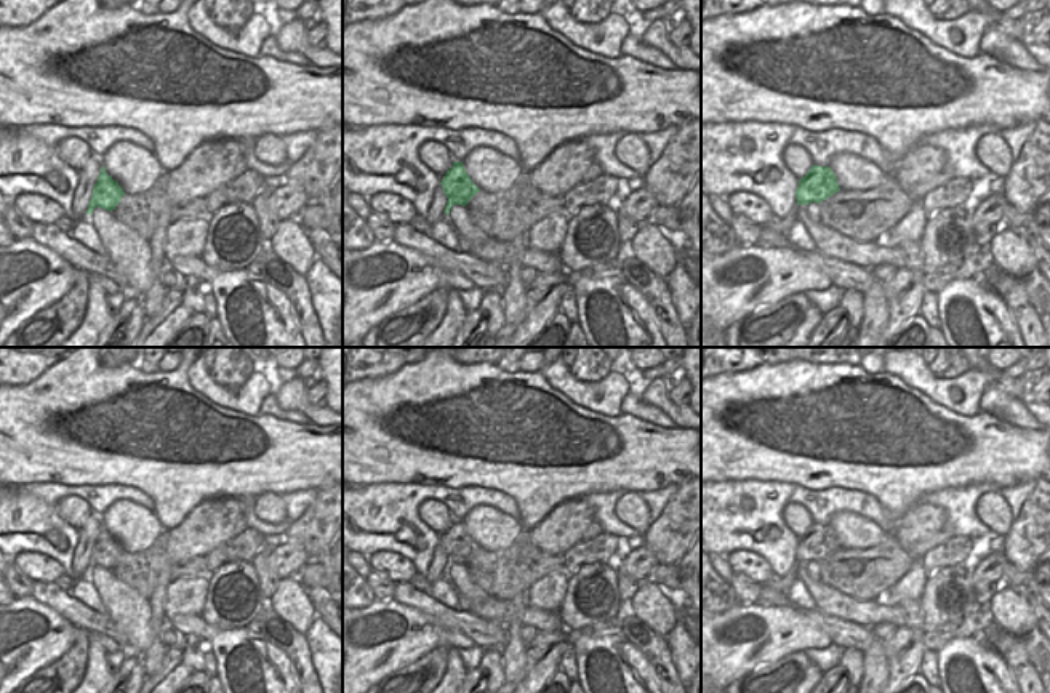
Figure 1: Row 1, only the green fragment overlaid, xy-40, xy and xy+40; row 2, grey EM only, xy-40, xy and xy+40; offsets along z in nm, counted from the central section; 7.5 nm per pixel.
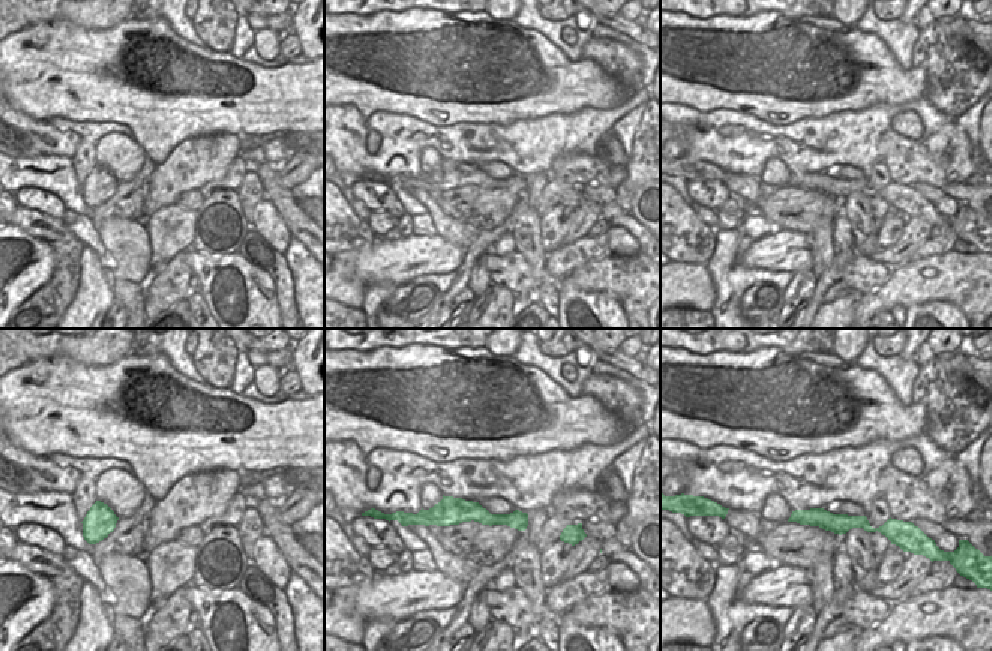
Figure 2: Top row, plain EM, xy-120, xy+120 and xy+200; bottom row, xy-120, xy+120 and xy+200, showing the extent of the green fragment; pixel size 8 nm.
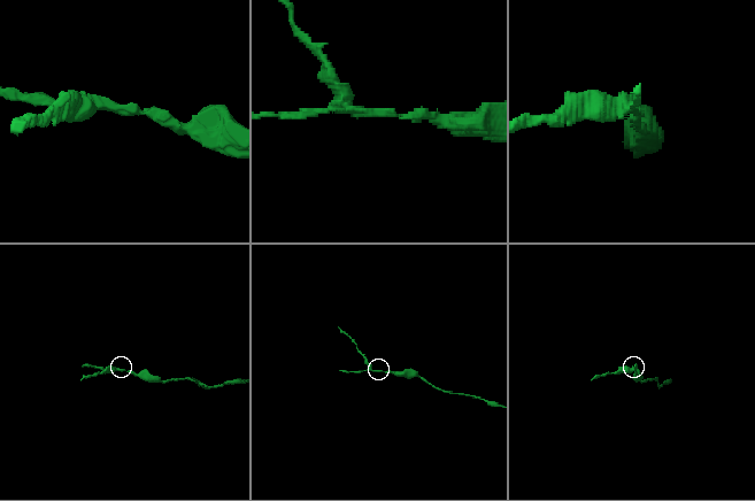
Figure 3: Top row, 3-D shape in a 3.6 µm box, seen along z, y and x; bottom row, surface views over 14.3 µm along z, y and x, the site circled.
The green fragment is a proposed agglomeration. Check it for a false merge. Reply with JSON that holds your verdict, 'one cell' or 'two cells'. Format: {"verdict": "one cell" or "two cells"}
{"verdict": "two cells"}

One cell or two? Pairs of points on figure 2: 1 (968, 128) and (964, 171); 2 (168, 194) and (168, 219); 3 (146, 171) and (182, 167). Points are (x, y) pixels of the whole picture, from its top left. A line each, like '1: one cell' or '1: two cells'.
1: two cells
2: two cells
3: two cells

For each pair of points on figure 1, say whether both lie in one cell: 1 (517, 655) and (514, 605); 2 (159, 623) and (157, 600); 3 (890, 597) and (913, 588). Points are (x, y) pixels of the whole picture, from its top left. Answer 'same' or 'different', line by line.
1: same
2: same
3: same

